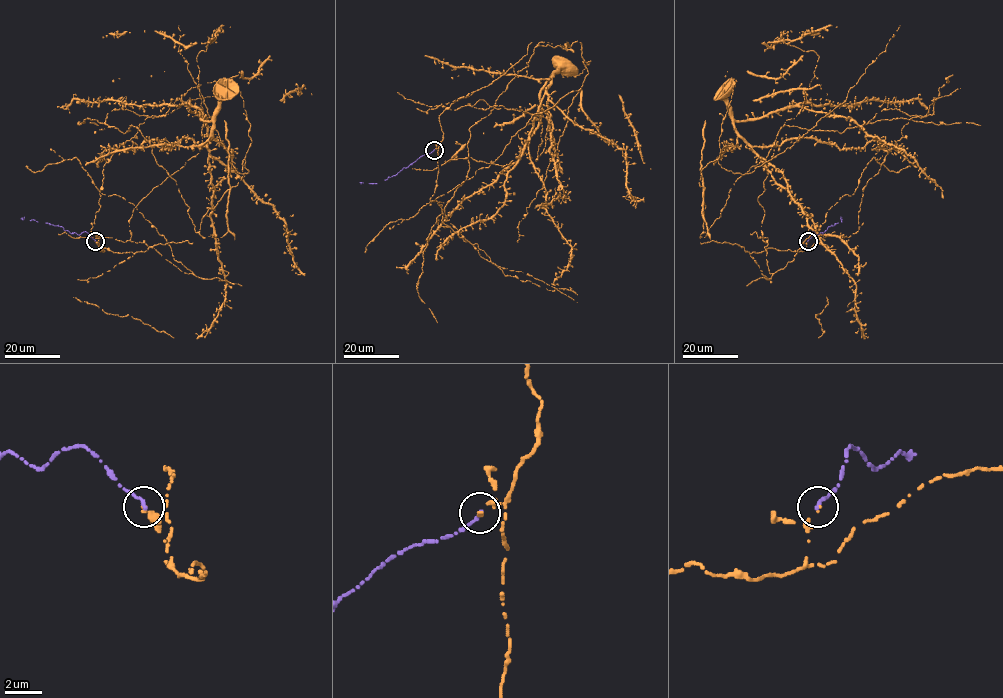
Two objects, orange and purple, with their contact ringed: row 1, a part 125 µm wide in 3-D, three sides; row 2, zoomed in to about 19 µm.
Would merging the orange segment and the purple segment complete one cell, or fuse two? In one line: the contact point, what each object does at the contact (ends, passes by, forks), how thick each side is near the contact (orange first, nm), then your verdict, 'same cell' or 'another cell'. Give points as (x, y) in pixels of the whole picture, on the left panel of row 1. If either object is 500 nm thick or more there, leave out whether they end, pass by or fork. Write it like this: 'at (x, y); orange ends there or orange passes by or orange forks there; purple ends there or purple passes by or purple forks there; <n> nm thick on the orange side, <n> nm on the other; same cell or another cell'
at (95, 241); orange ends there; purple ends there; 130 nm thick on the orange side, 240 nm on the other; same cell

